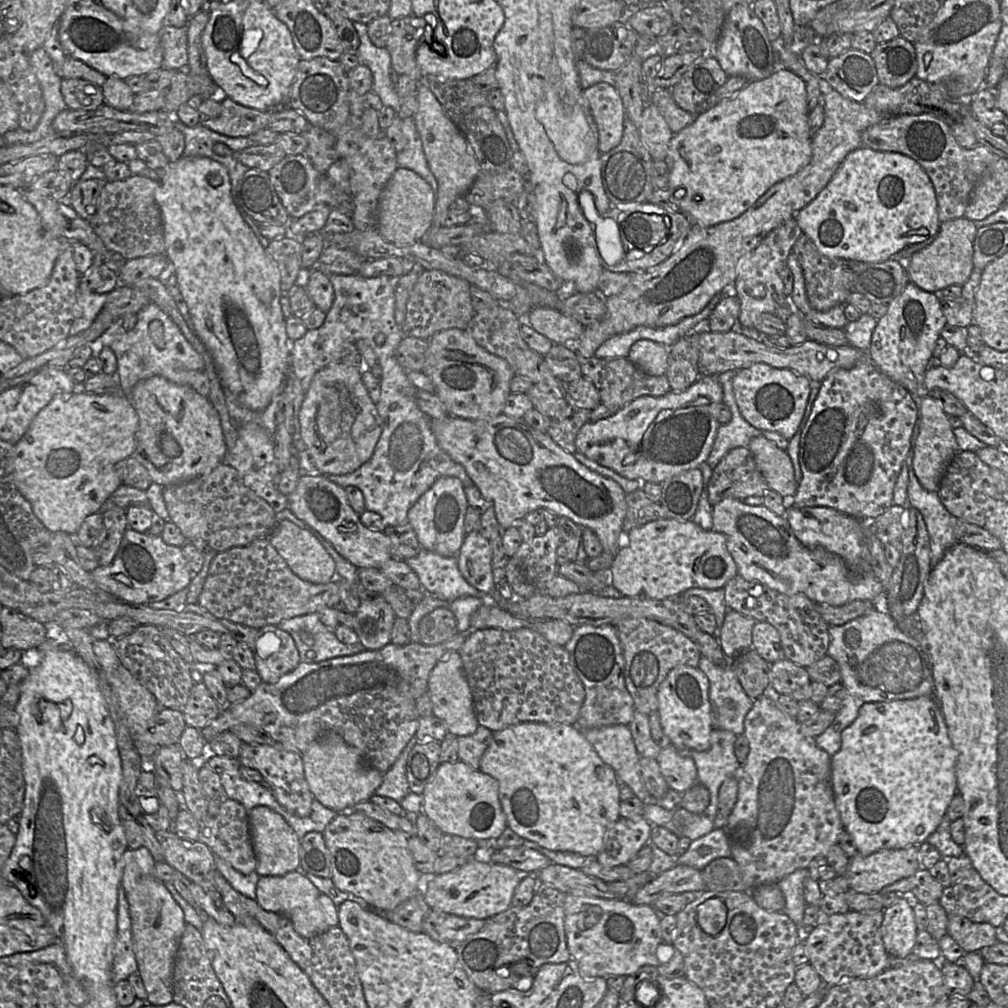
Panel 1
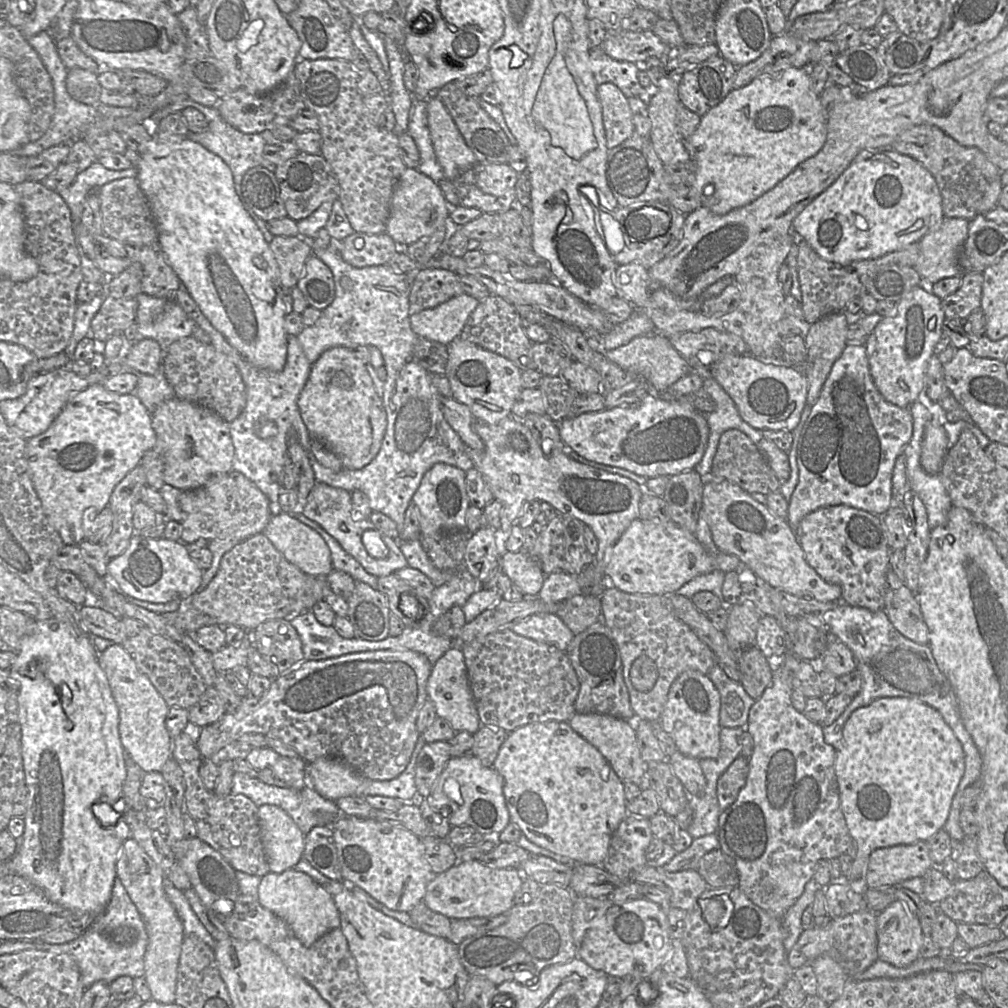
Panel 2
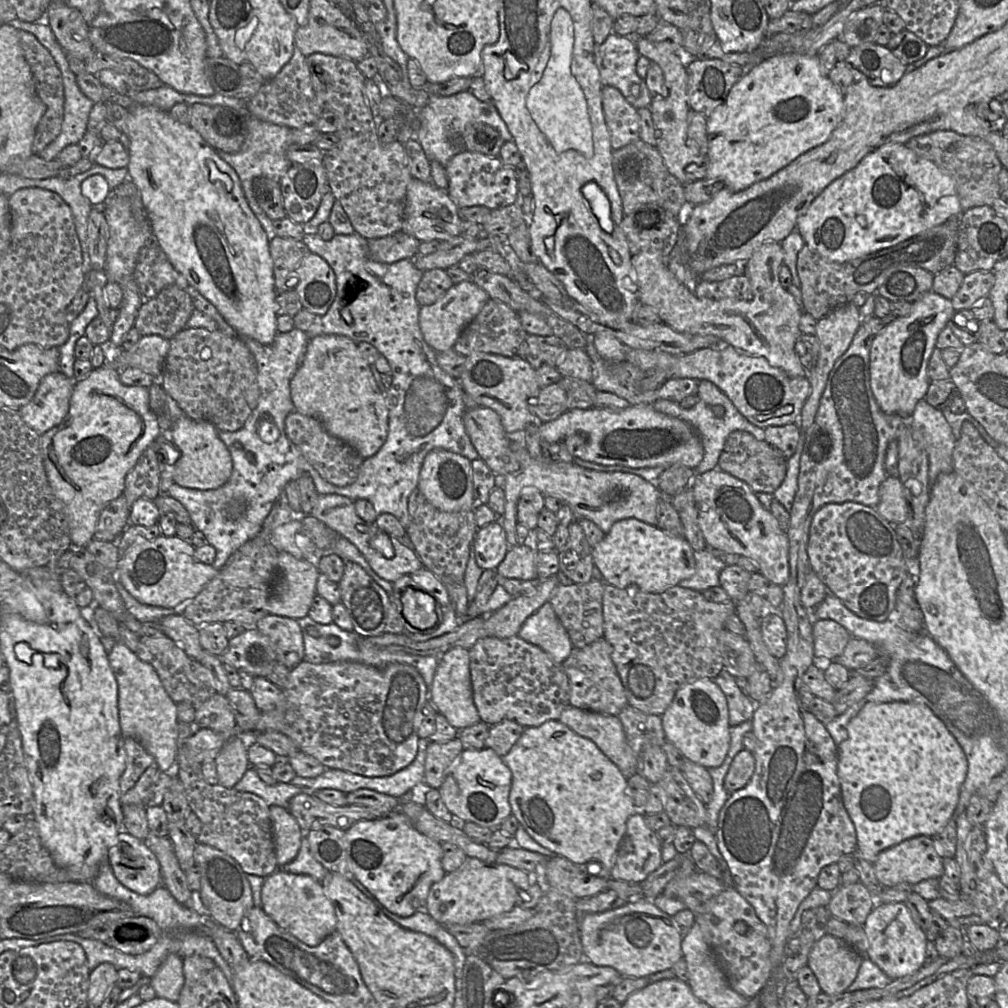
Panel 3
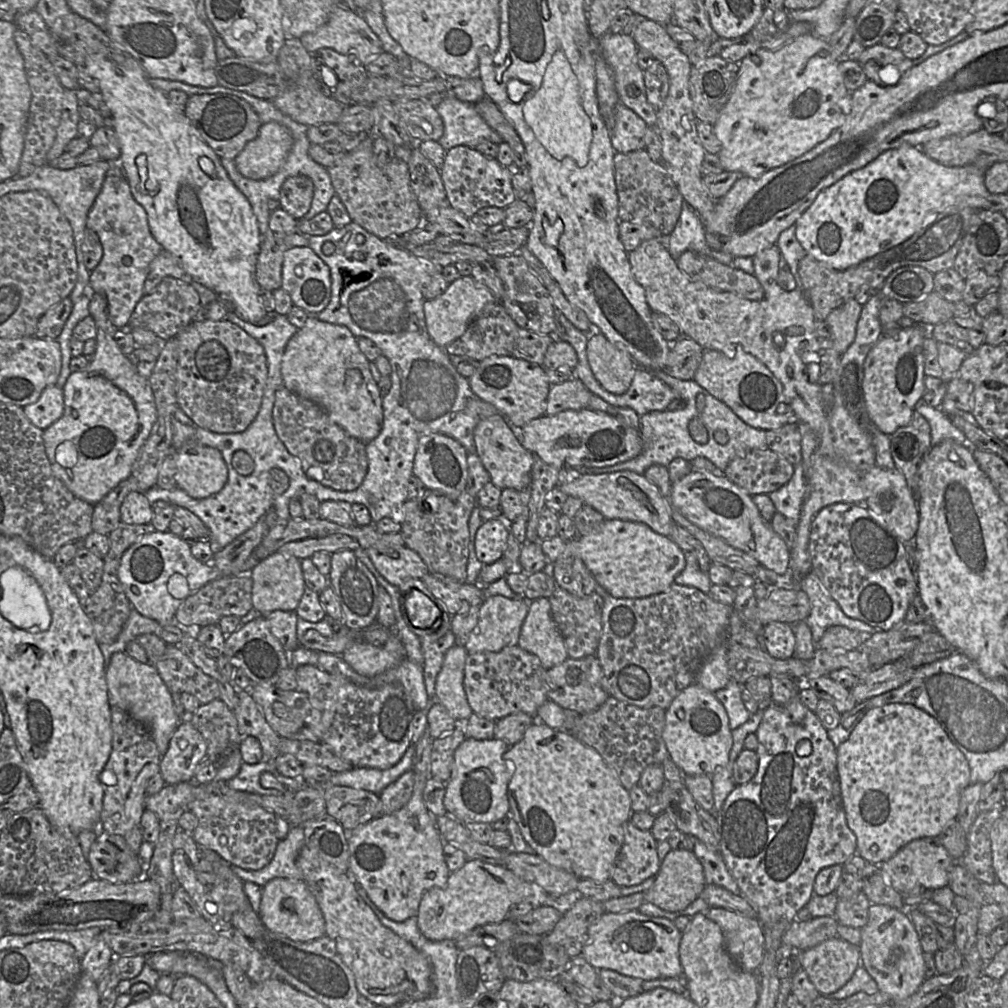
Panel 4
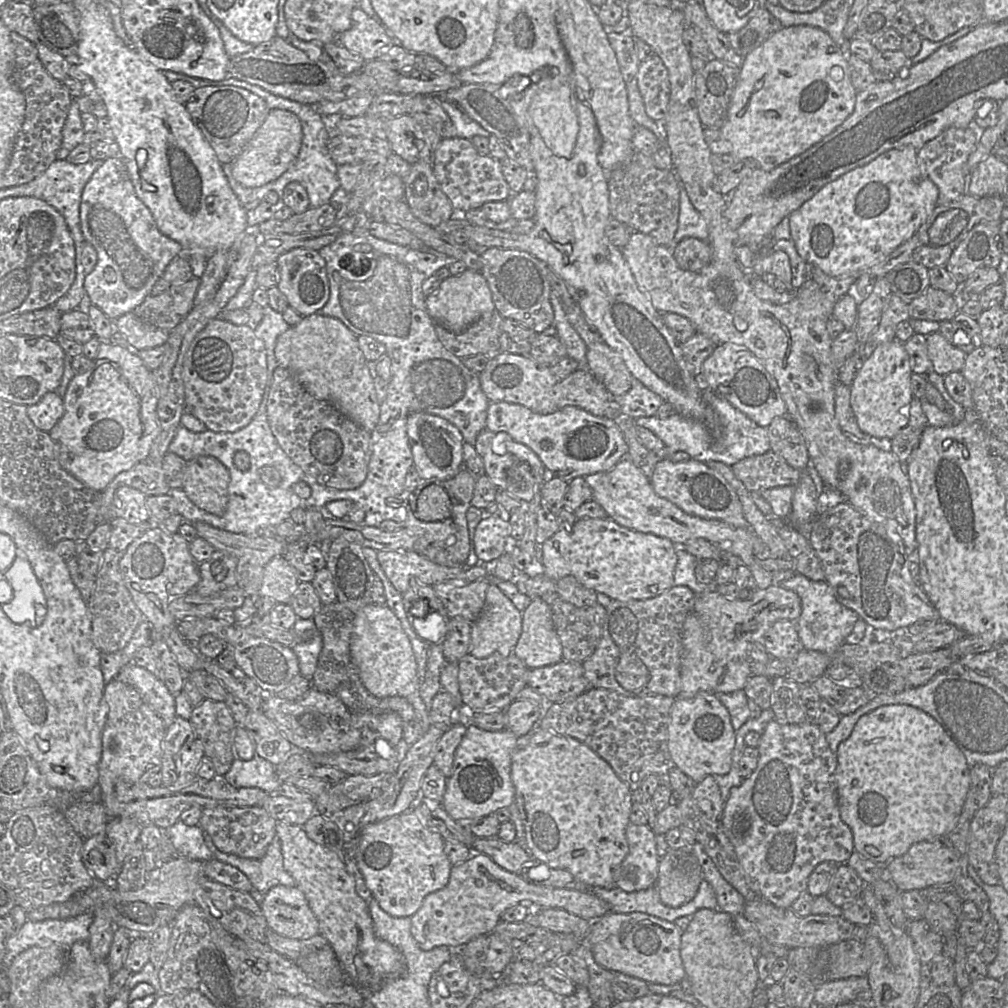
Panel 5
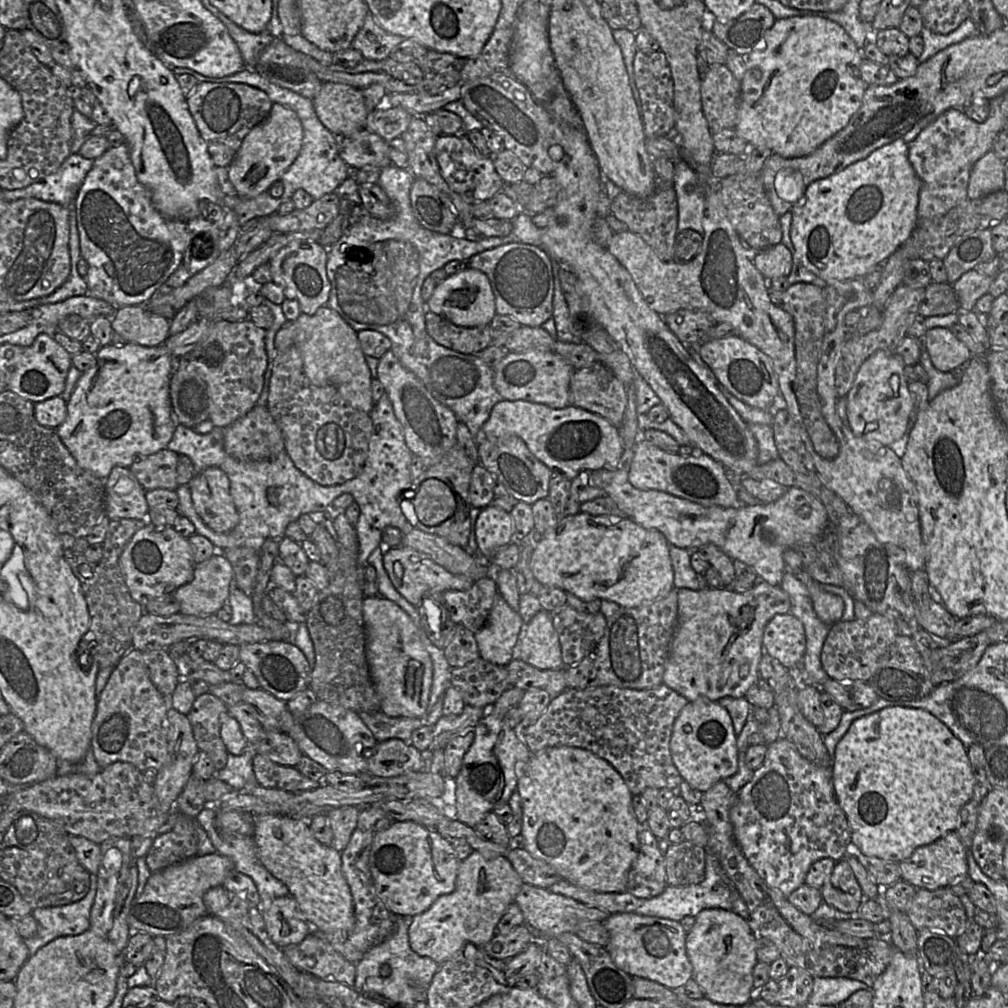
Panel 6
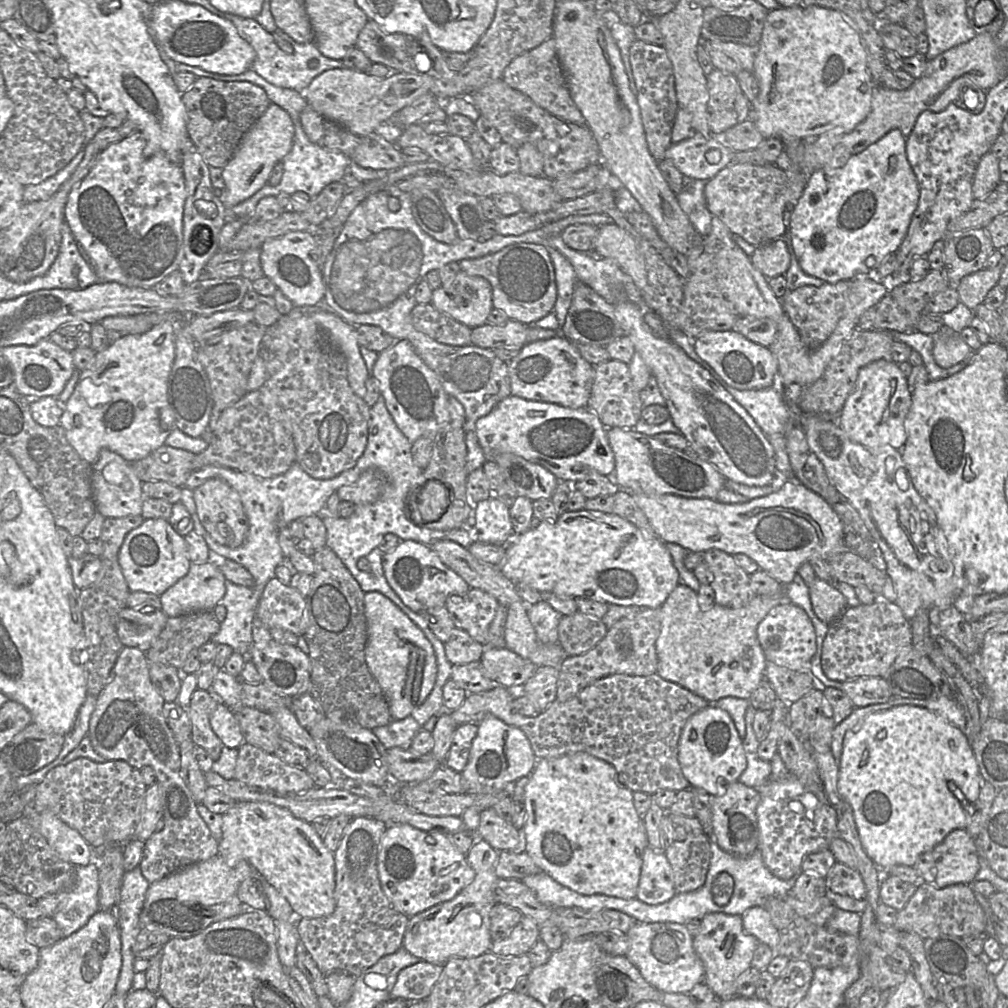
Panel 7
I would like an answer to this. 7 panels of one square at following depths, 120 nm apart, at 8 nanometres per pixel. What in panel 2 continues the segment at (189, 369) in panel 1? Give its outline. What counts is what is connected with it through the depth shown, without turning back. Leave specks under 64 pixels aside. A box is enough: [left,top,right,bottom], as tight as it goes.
[125,292,211,415]

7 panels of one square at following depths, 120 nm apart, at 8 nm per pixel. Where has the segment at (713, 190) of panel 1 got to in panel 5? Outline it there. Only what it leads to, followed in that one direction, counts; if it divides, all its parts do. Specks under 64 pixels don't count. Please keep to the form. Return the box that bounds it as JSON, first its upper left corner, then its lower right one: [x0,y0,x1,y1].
[720,25,857,170]

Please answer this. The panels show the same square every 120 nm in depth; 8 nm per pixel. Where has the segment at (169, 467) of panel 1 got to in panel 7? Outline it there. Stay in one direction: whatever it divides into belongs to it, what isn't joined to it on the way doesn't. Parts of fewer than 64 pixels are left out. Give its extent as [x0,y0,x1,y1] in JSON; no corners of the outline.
[193,478,249,548]

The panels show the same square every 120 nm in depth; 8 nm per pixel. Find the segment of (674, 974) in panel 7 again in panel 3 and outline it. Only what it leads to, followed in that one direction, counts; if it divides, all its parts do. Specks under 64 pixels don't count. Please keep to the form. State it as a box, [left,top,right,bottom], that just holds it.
[579,899,683,977]

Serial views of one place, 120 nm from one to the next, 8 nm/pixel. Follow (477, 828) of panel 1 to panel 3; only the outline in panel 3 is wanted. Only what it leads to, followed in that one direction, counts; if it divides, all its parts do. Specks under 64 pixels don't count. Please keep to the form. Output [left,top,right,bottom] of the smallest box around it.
[439,750,512,830]

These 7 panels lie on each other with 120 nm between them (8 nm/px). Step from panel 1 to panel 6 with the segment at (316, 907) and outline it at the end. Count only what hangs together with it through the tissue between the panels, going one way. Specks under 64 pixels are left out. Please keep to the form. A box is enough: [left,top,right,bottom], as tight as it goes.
[260,895,311,948]

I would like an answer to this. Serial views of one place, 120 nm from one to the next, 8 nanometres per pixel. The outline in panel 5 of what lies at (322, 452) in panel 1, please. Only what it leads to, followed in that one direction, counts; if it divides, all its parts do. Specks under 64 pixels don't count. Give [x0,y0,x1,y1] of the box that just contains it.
[275,313,381,433]

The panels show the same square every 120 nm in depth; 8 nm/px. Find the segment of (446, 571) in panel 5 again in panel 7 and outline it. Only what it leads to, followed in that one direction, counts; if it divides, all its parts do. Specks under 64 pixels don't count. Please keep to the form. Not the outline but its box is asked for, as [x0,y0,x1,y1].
[382,541,470,613]

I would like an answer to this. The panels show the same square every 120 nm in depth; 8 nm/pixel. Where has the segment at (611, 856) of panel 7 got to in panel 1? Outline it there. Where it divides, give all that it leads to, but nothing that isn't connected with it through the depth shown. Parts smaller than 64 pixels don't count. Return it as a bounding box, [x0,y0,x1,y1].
[480,722,620,858]

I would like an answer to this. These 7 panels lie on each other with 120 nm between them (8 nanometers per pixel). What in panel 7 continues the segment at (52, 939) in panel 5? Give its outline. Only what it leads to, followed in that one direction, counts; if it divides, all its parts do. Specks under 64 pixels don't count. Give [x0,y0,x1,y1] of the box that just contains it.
[39,861,99,938]

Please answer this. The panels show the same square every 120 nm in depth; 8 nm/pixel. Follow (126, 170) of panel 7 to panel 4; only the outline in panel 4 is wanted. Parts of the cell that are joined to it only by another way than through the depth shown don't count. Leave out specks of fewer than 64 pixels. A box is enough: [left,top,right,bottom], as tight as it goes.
[84,163,163,329]

